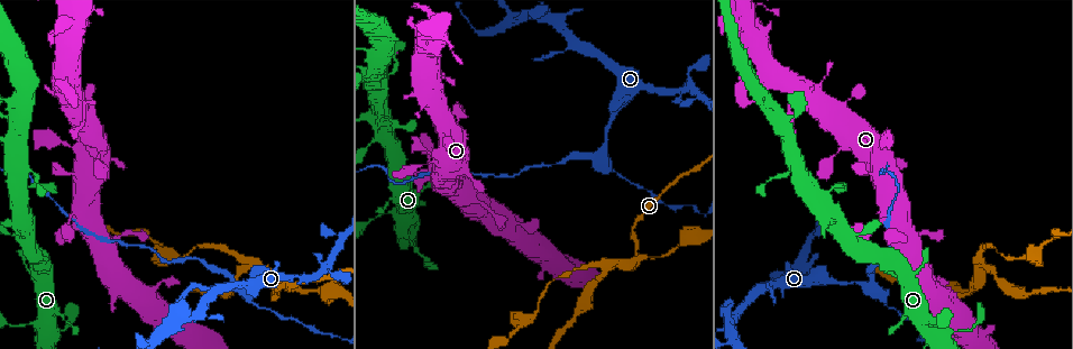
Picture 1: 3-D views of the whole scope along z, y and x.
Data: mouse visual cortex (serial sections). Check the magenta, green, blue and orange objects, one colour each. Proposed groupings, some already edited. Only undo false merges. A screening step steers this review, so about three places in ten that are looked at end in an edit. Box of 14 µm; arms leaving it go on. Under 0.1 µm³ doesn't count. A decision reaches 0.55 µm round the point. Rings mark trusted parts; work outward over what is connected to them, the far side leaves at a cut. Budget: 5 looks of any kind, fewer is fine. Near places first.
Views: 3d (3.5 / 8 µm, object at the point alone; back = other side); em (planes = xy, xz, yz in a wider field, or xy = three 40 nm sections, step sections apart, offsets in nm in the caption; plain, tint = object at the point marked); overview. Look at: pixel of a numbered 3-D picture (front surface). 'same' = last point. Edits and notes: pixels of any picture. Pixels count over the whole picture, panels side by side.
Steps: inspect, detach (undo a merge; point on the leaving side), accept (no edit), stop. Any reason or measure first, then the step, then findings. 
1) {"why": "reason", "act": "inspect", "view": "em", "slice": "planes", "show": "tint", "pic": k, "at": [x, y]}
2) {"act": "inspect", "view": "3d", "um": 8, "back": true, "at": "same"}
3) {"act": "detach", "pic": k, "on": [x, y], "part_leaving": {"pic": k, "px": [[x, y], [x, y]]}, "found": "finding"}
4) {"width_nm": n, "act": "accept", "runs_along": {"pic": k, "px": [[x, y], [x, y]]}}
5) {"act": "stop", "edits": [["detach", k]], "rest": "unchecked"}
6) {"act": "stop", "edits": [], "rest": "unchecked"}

{"why": "thick turns thin", "act": "inspect", "view": "3d", "um": 8, "pic": 1, "at": [614, 109]}

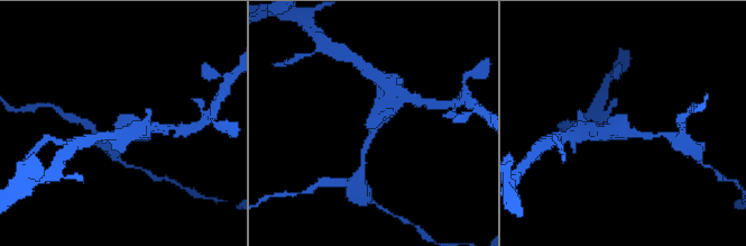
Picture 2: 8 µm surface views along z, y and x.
{"act": "inspect", "view": "em", "slice": "xy", "step": 3, "show": "tint", "pic": 2, "at": [624, 133]}

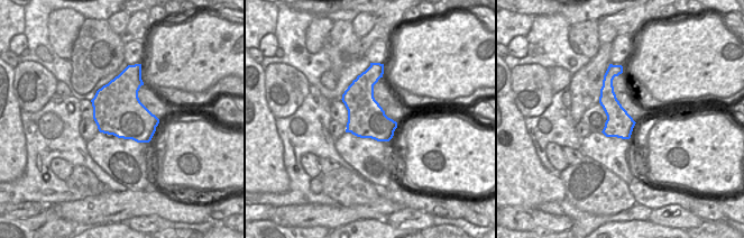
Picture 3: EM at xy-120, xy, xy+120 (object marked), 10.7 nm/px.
{"act": "detach", "pic": 2, "on": [374, 129], "found": "two cells meet here"}

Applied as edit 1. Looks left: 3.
{"why": "thin neck", "act": "inspect", "view": "3d", "um": 8, "pic": 1, "at": [972, 287]}

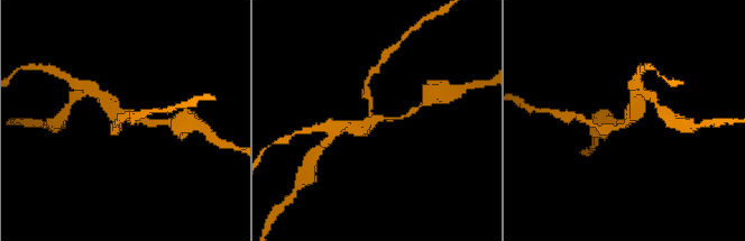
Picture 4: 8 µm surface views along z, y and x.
{"why": "closer look", "act": "inspect", "view": "3d", "um": 3.5, "pic": 4, "at": [631, 119]}

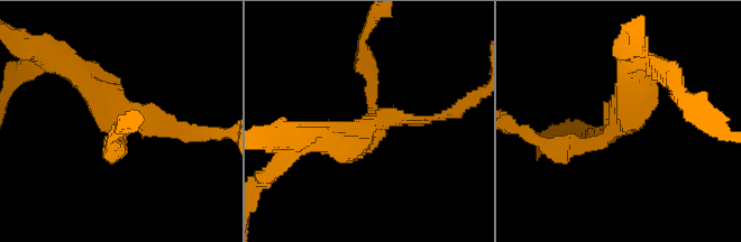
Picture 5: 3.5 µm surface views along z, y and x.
{"arms": 3, "arm_widths_nm": [150, 200, 400], "why": "need the tissue", "act": "inspect", "view": "em", "slice": "xy", "step": 3, "show": "tint", "pic": 5, "at": [373, 127]}

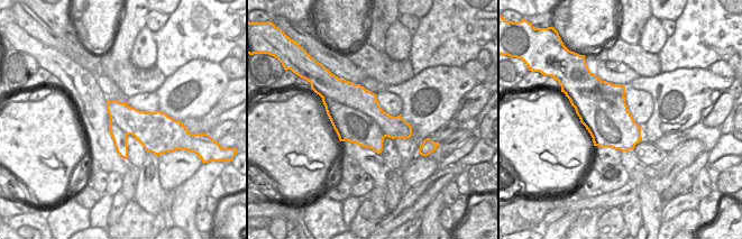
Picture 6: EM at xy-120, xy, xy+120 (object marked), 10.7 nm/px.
{"width_nm": 550, "act": "detach", "pic": 5, "on": [167, 133], "border": {"pic": 6, "px": [[326, 85], [386, 136]]}, "found": "a second cell is stuck on"}

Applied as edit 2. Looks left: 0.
{"act": "stop", "edits": [["detach", 2], ["detach", 5]], "rest": "unchecked"}

